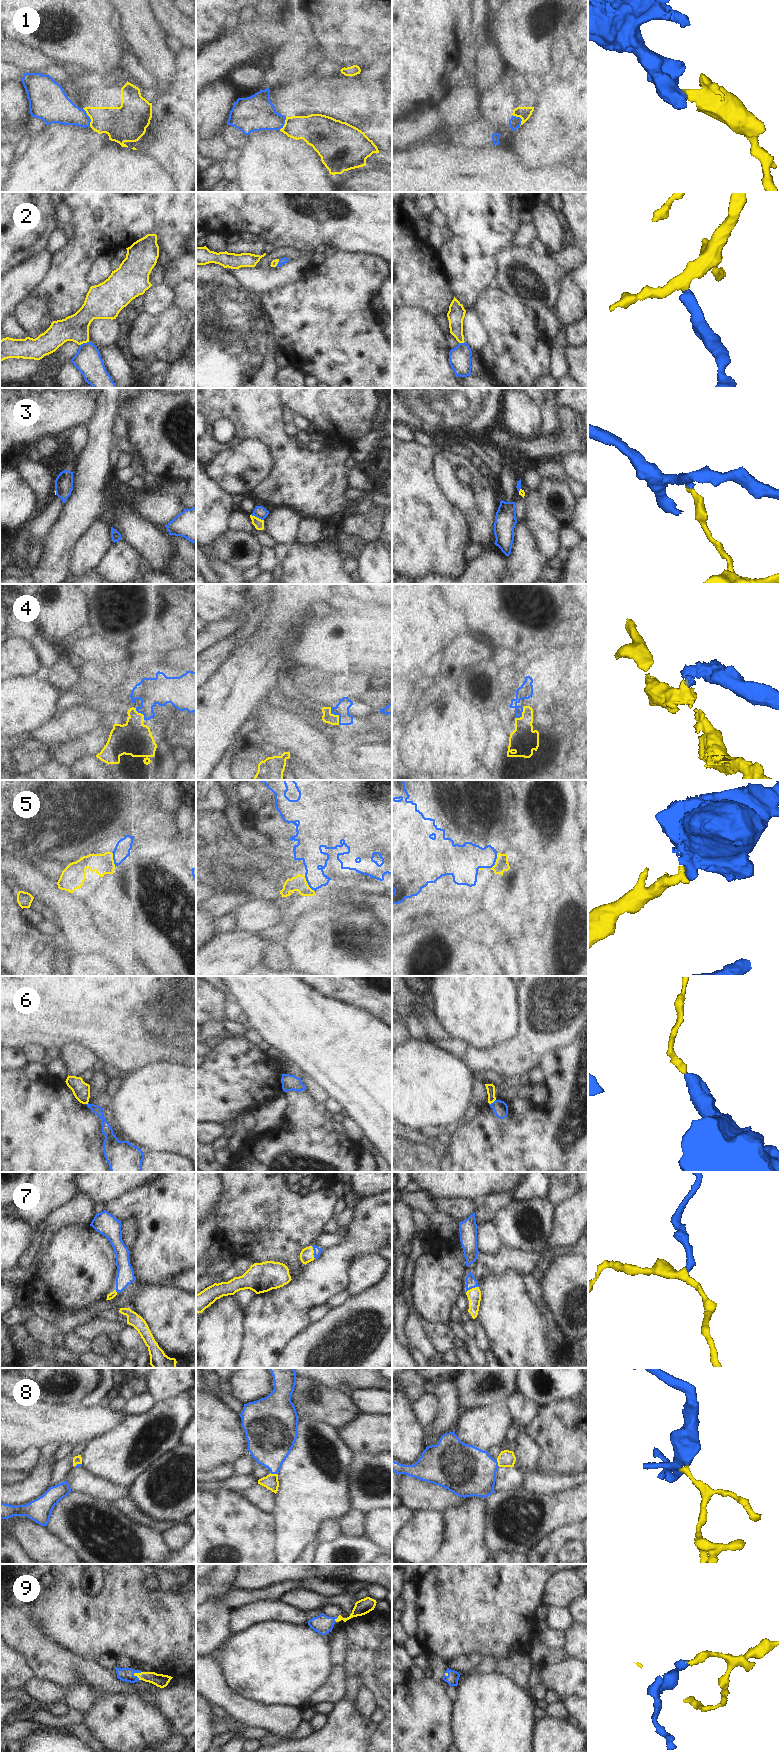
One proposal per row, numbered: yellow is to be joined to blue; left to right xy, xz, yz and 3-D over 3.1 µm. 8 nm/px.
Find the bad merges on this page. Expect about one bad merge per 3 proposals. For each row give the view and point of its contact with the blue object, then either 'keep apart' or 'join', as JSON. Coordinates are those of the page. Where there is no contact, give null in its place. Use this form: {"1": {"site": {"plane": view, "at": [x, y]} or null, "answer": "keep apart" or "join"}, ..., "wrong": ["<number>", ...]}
{"1": {"site": {"plane": "xy", "at": [89, 117]}, "answer": "keep apart"}, "2": {"site": {"plane": "xy", "at": [84, 343]}, "answer": "join"}, "3": {"site": {"plane": "xz", "at": [257, 517]}, "answer": "keep apart"}, "4": {"site": {"plane": "xz", "at": [336, 714]}, "answer": "keep apart"}, "5": {"site": {"plane": "yz", "at": [495, 860]}, "answer": "join"}, "6": {"site": {"plane": "yz", "at": [493, 1102]}, "answer": "keep apart"}, "7": {"site": {"plane": "xz", "at": [314, 1252]}, "answer": "join"}, "8": {"site": {"plane": "xz", "at": [274, 1473]}, "answer": "join"}, "9": {"site": {"plane": "xy", "at": [137, 1672]}, "answer": "join"}, "wrong": ["1", "3", "4", "6"]}

